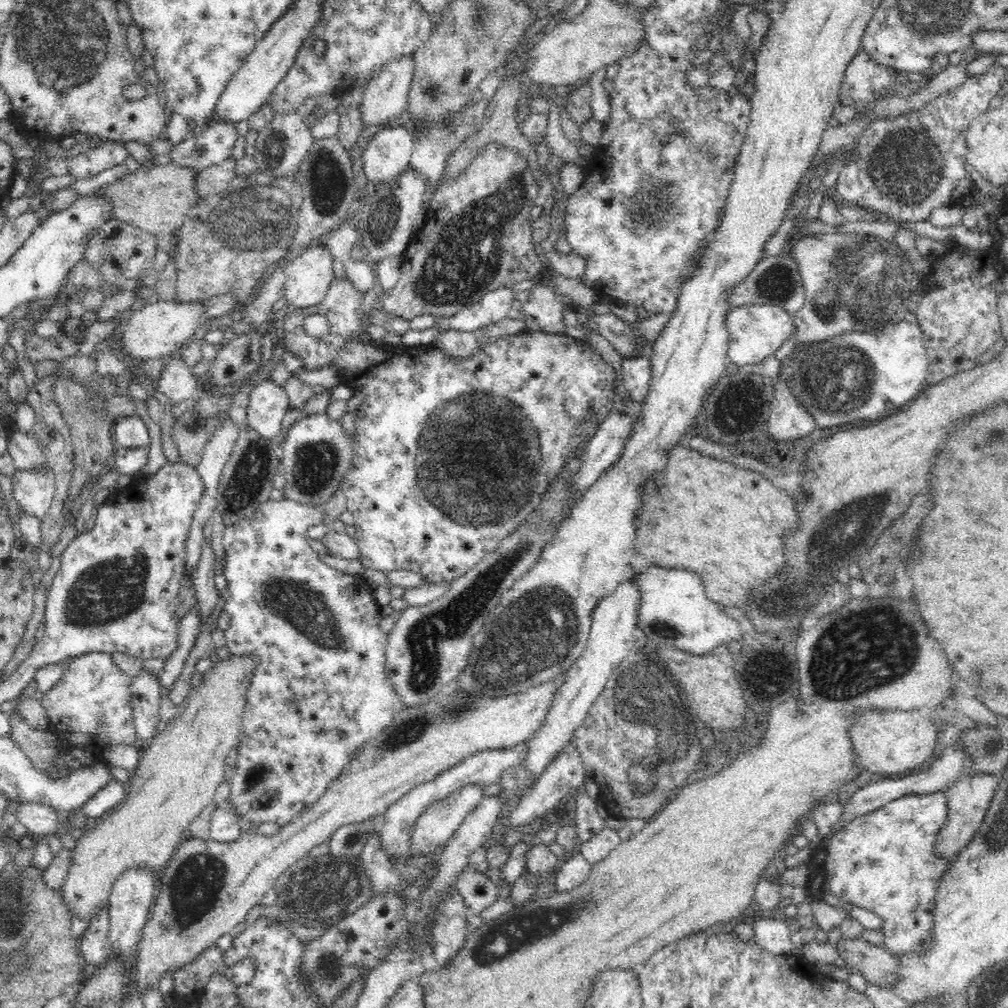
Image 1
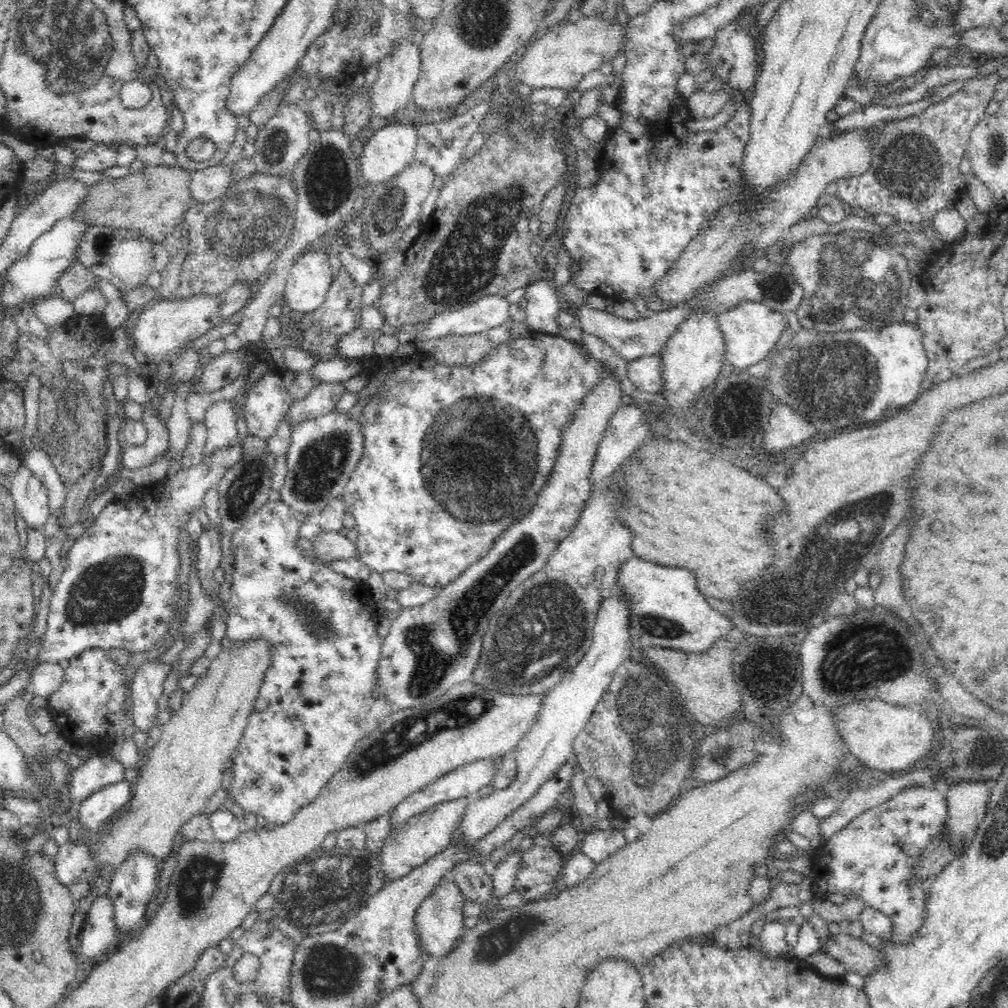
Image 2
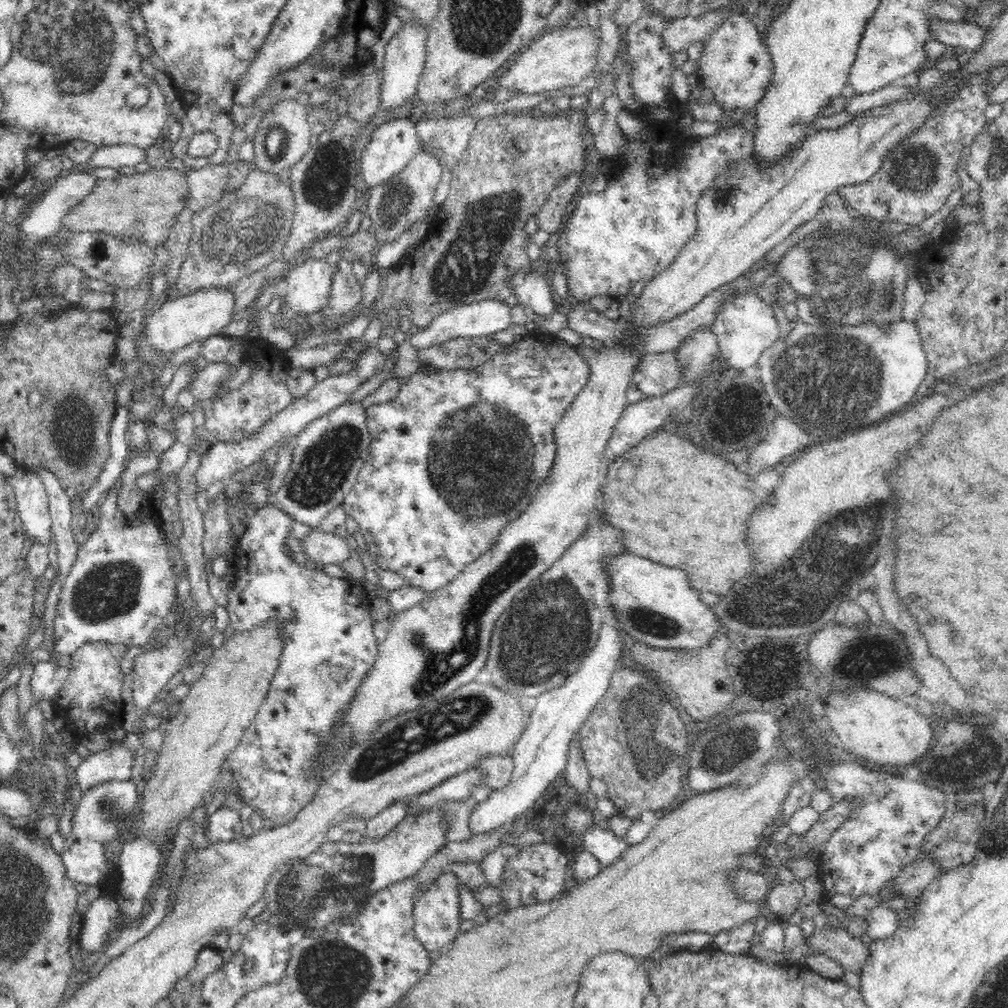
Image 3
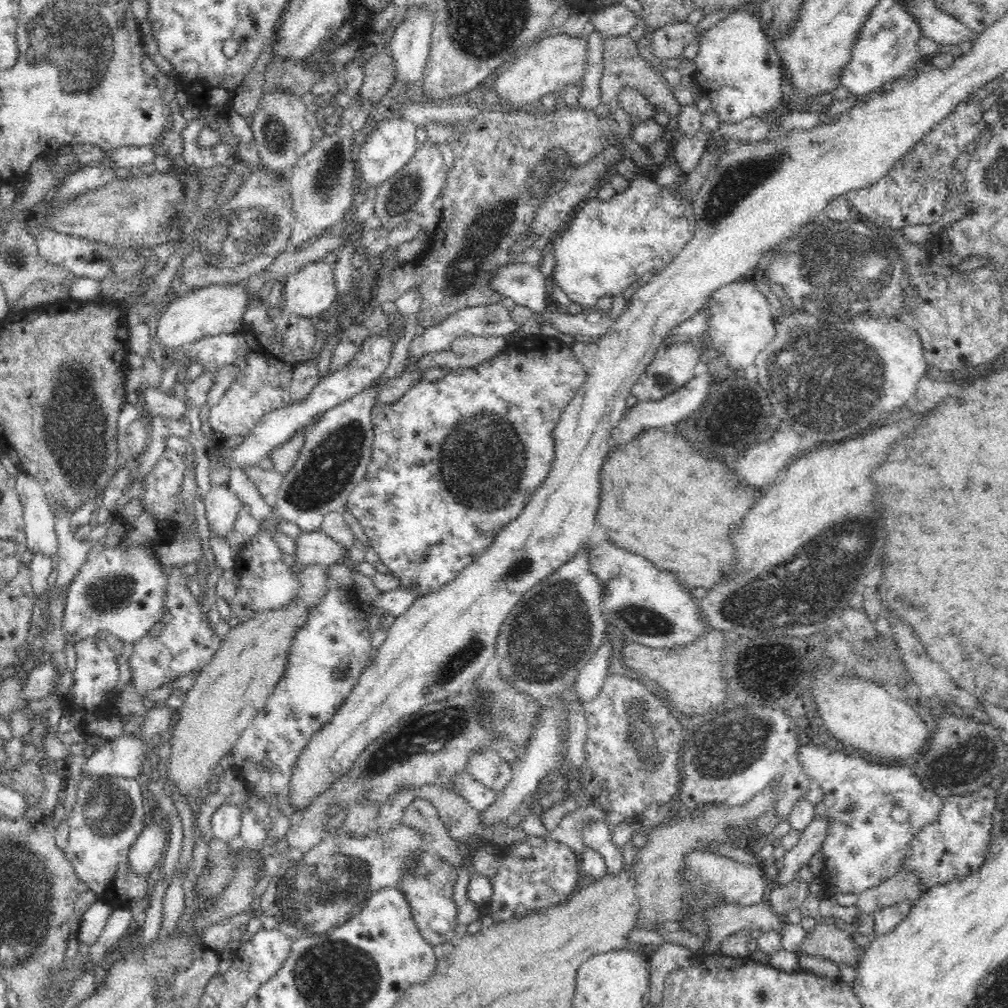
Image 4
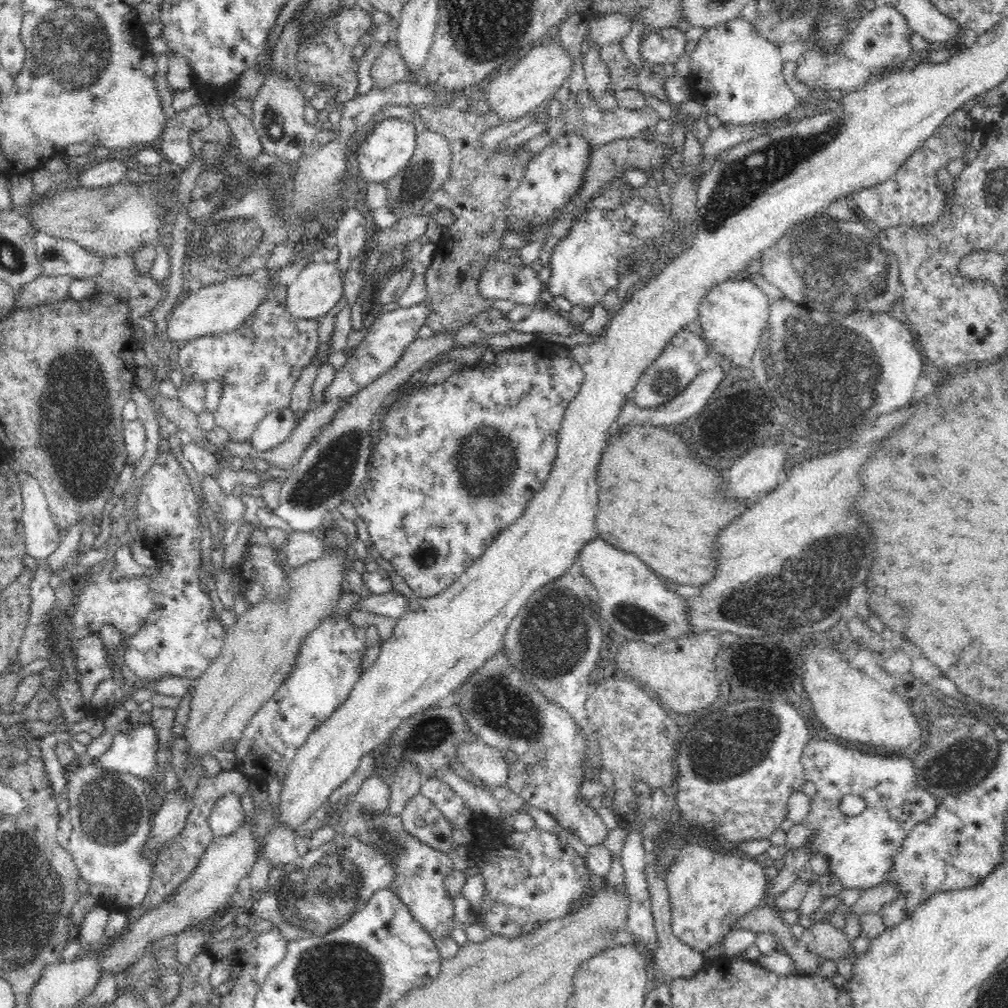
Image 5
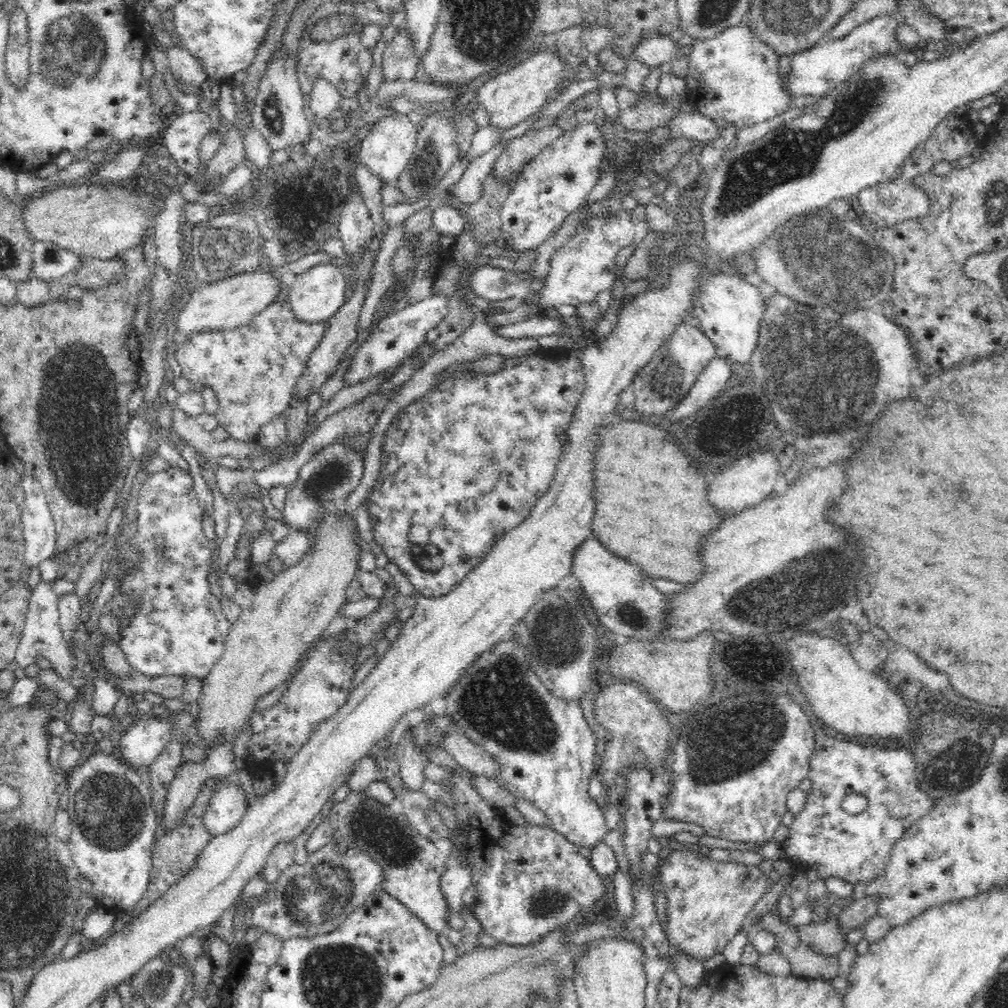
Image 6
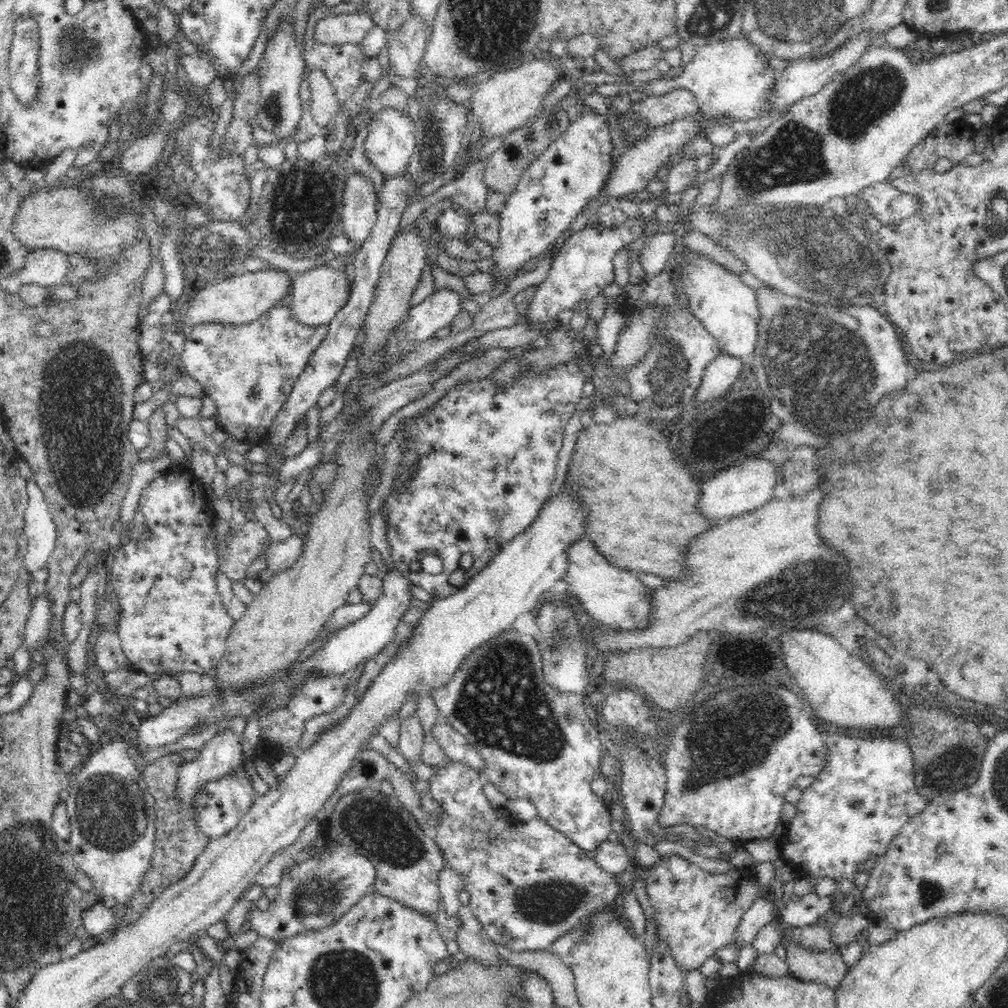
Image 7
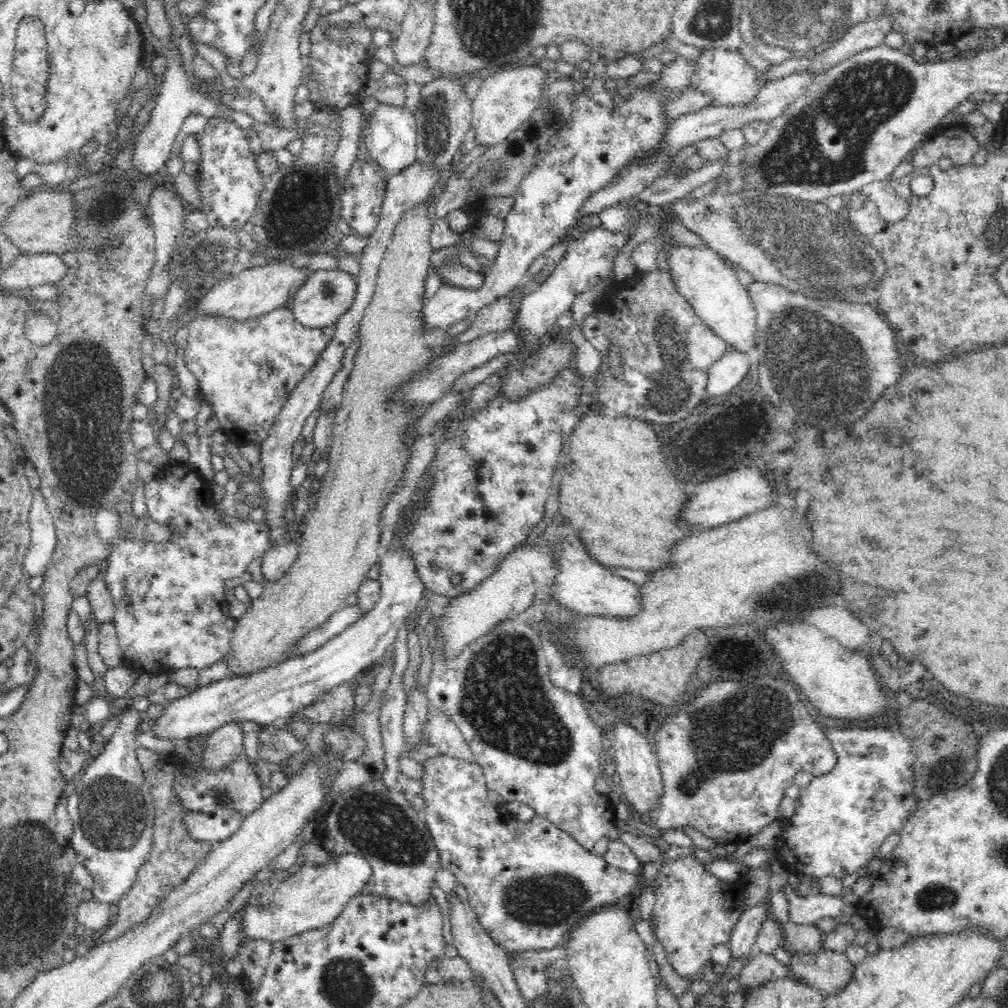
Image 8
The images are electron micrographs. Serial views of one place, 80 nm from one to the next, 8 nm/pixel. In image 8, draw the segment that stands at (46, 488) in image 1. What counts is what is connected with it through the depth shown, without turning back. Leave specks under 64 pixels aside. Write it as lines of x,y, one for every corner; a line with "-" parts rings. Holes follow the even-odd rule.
39,490
33,491
28,522
31,528
31,543
23,562
23,569
30,576
36,576
44,574
57,543
55,522

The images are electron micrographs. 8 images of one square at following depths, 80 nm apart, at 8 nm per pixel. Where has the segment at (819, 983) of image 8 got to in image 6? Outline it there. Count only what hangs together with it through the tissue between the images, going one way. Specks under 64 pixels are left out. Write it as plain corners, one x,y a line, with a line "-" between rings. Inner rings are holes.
775,912
763,914
754,926
756,930
767,930
775,935
777,947
791,963
792,974
797,977
833,980
840,972
838,957
826,957
812,953
808,945
799,940
797,929

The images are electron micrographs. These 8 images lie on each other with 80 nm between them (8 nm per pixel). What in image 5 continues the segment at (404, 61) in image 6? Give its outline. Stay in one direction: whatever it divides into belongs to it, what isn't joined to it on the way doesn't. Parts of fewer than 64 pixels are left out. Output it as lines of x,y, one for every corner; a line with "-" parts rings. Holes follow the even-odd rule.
393,40
383,47
371,67
373,88
388,88
408,76
409,68

